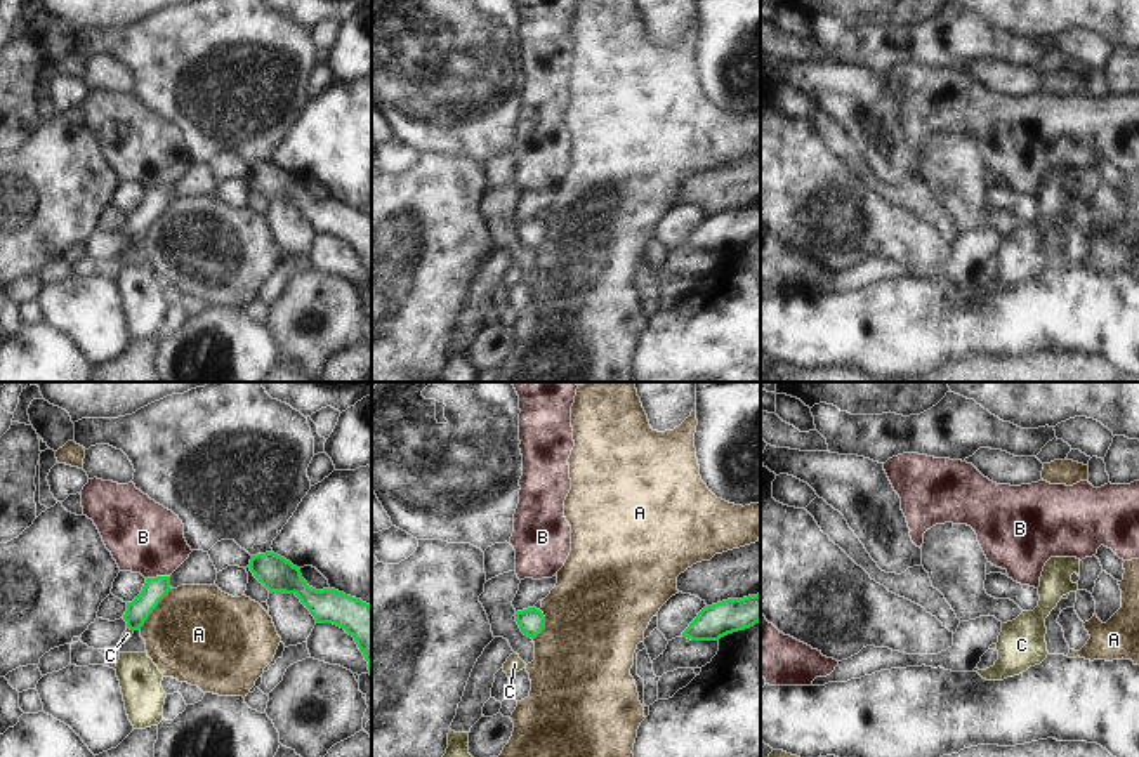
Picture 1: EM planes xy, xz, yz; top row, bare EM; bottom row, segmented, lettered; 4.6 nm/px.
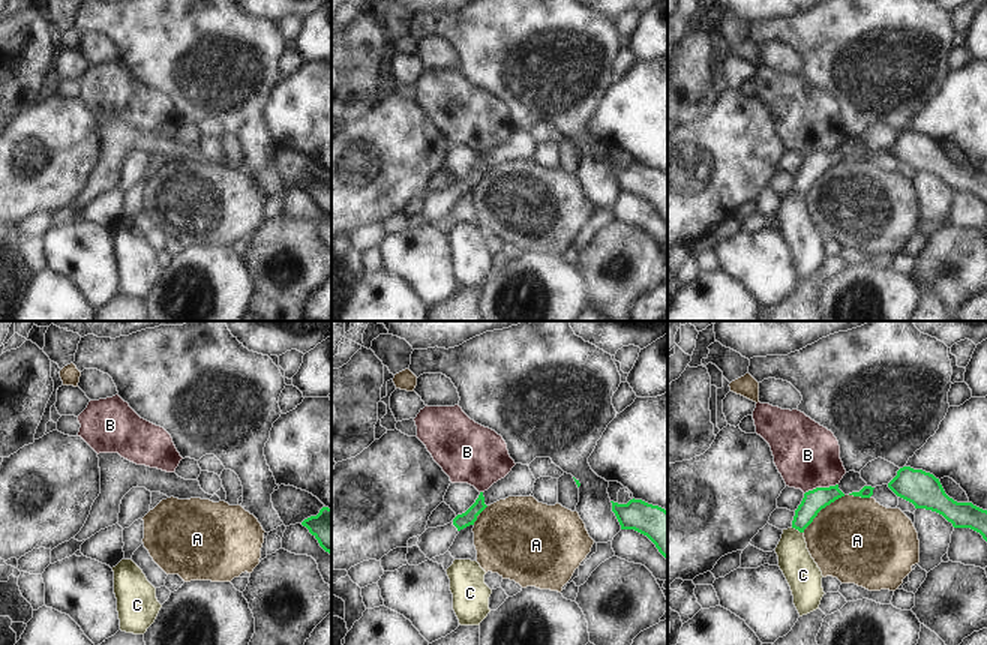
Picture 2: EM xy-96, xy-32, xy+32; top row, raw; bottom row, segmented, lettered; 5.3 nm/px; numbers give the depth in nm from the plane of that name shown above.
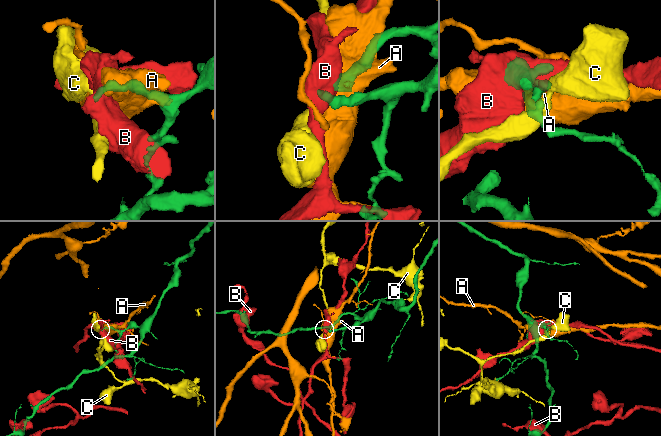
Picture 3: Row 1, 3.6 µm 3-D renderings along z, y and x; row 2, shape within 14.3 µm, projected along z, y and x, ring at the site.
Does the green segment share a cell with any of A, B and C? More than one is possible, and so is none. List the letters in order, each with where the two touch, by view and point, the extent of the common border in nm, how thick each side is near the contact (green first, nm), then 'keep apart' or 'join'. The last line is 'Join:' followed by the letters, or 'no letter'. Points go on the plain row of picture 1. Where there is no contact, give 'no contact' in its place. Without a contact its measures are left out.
A: meets green in xy at (153, 219); contact 240 nm long; 110 nm thick on the green side, 460 nm on the other; keep apart
B: meets green in xy at (157, 188); contact 110 nm long; 110 nm thick on the green side, 340 nm on the other; keep apart
C: meets green in xy at (131, 240); contact 40 nm long; 110 nm thick on the green side, 50 nm on the other; keep apart
Join: no letter

